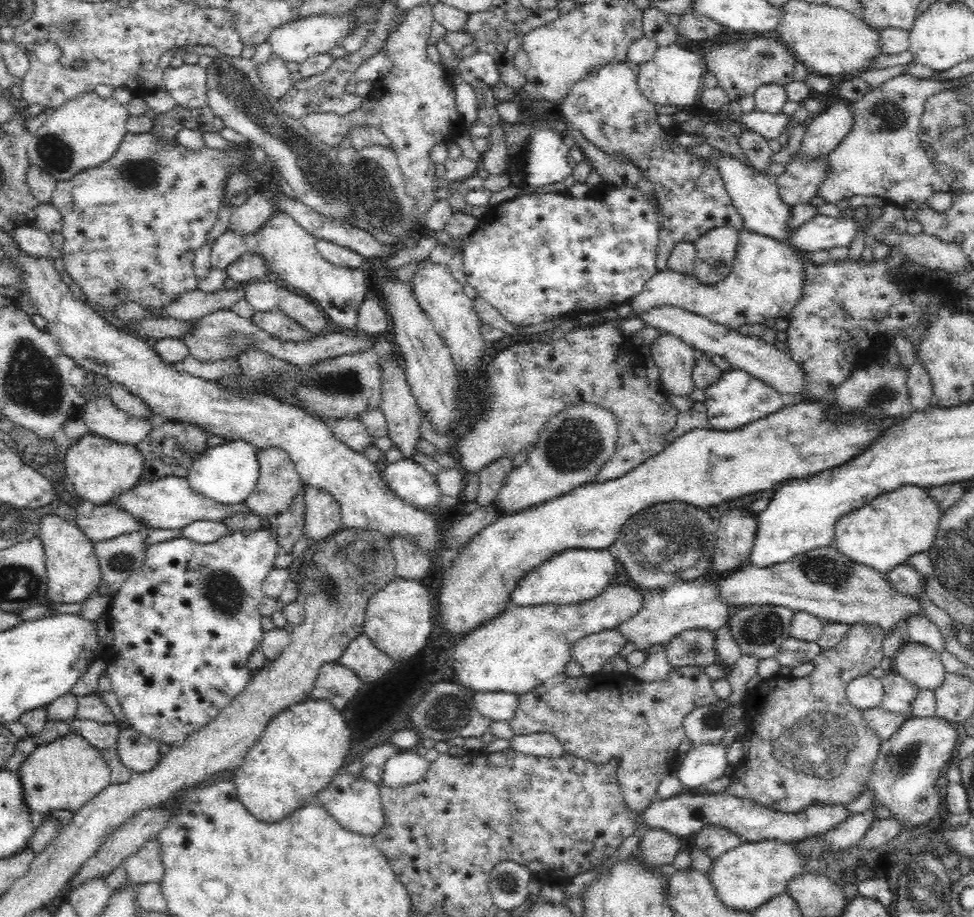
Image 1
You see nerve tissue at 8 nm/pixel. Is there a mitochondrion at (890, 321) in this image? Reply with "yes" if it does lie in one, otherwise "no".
no

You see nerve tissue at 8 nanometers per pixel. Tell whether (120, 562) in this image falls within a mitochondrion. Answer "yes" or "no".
yes

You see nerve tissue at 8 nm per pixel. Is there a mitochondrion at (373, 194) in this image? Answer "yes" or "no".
yes

